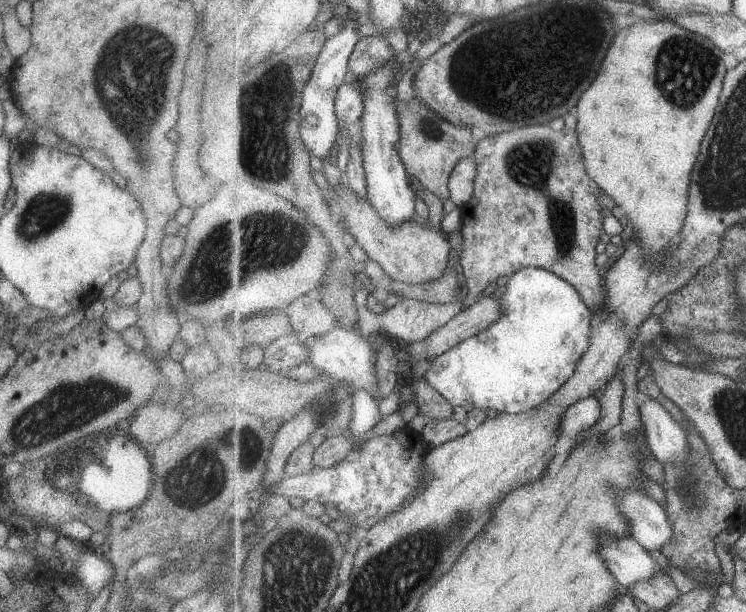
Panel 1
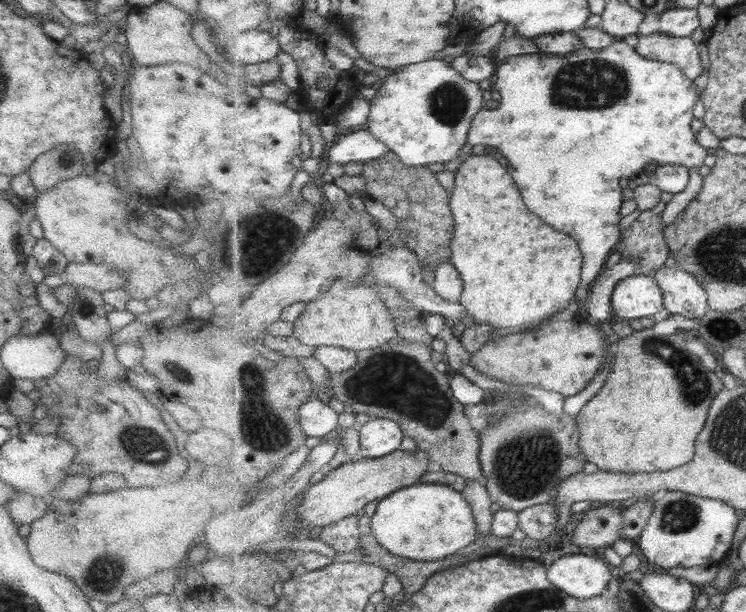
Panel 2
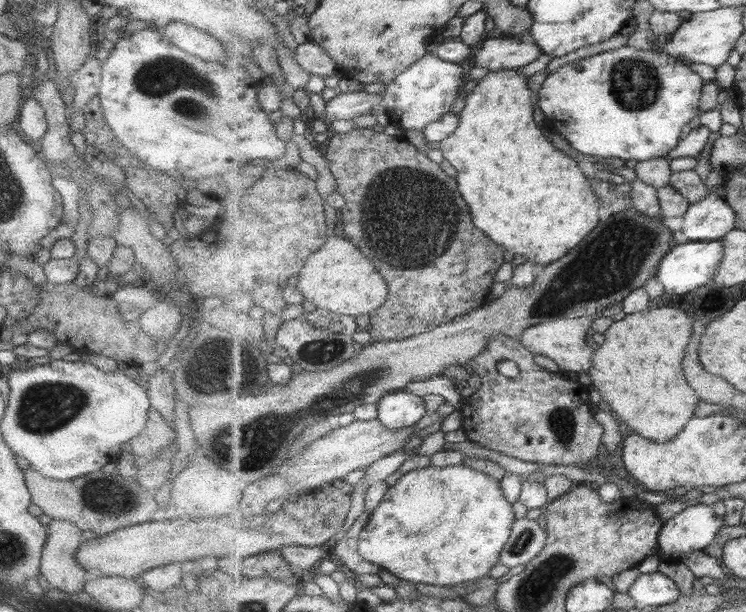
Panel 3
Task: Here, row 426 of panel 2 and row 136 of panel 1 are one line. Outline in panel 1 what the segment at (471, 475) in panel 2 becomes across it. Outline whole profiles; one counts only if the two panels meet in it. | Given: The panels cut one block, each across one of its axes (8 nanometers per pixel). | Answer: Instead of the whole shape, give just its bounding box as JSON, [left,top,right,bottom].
[396,87,477,199]

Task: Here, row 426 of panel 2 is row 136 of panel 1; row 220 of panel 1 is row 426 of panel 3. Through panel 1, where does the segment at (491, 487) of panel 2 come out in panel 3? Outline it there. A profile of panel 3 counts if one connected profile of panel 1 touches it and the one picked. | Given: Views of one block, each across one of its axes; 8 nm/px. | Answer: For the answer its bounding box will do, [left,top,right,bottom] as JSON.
[461,334,603,469]

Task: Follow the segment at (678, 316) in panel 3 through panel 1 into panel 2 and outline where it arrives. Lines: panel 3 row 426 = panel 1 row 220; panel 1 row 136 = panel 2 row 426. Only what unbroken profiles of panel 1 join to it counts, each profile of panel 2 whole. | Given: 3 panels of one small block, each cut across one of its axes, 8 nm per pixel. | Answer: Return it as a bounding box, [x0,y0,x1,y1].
[576,329,723,474]

